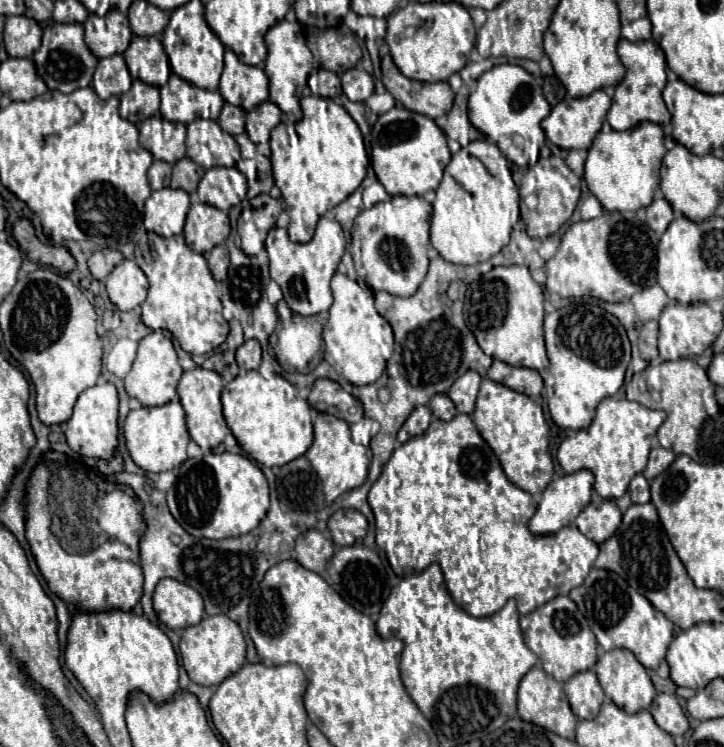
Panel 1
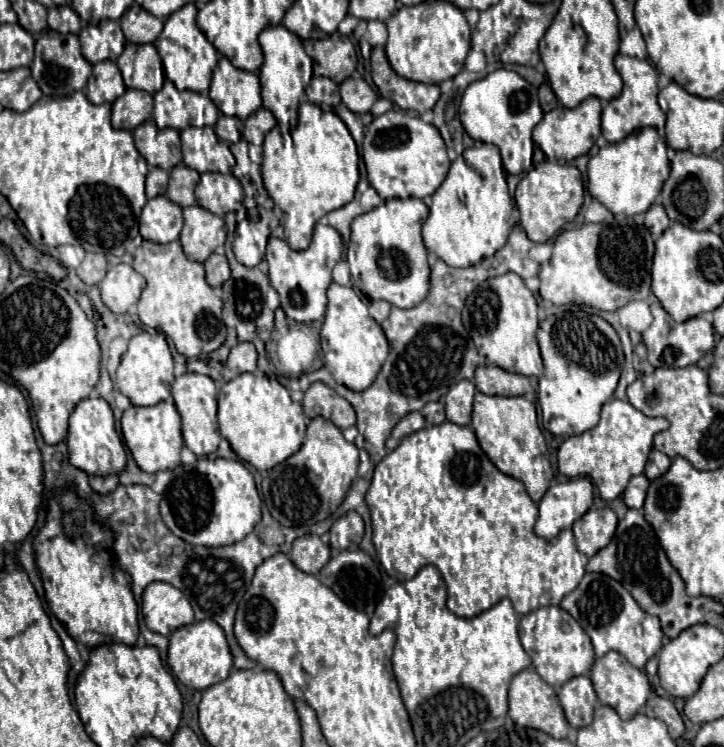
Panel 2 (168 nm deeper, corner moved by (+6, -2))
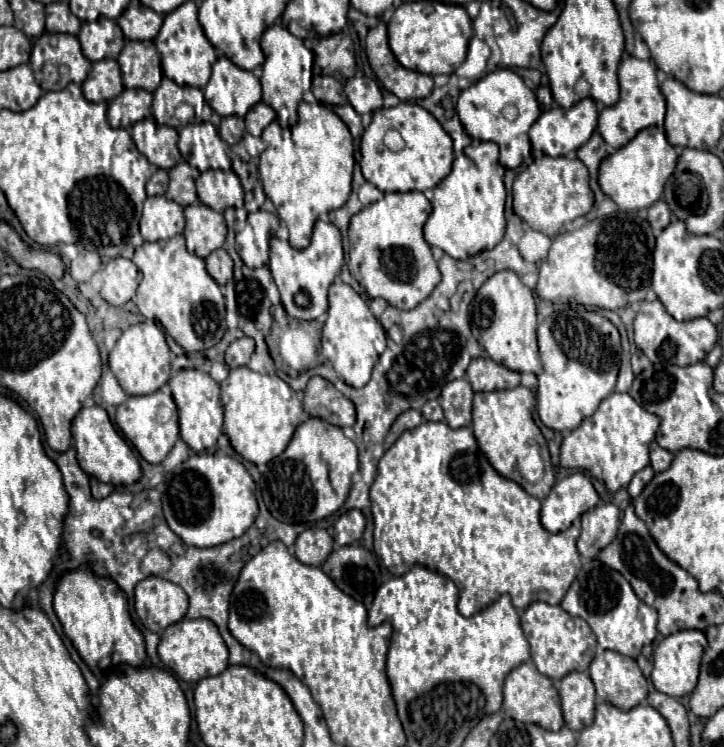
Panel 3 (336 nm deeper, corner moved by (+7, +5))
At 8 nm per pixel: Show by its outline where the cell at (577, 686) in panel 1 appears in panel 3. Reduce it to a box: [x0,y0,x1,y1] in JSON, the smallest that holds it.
[558,671,596,731]

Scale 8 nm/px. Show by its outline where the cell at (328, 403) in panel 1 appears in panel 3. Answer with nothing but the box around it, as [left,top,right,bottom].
[304,377,356,427]

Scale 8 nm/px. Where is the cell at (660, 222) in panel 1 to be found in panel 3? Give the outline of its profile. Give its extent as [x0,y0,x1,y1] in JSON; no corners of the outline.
[648,199,670,233]

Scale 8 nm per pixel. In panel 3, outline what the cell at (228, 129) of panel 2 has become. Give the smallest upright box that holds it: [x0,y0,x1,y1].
[218,115,244,145]

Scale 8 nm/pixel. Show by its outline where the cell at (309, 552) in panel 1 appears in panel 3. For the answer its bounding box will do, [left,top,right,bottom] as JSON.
[294,529,332,565]

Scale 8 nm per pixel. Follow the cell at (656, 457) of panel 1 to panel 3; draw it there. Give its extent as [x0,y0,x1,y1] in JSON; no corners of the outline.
[650,441,674,473]

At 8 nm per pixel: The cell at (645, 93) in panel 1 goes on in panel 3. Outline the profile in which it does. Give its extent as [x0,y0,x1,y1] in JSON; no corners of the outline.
[598,55,666,149]

